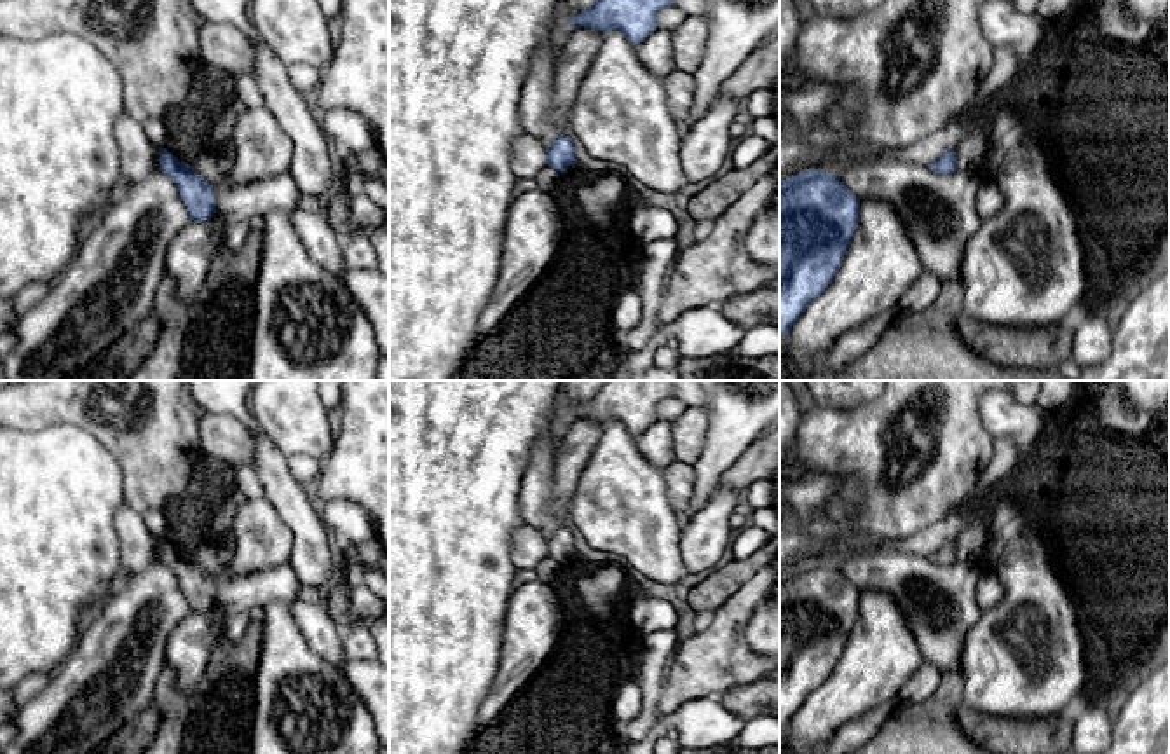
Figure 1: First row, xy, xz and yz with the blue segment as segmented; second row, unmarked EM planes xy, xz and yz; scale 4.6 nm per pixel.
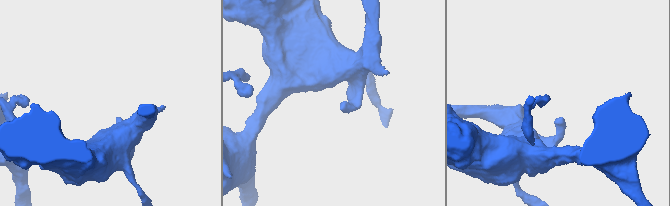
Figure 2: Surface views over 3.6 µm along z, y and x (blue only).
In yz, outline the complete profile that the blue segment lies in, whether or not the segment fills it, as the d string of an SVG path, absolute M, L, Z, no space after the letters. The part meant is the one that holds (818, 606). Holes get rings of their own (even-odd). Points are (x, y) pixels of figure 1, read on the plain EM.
M814 560L779 572L779 728L837 667L860 614L860 590L840 569Z

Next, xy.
M167 539L162 543L159 560L176 574L190 611L206 613L216 604L213 576L202 571L188 555L180 553Z

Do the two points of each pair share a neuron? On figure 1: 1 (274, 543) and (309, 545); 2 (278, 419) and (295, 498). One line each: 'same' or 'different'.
1: different
2: different

